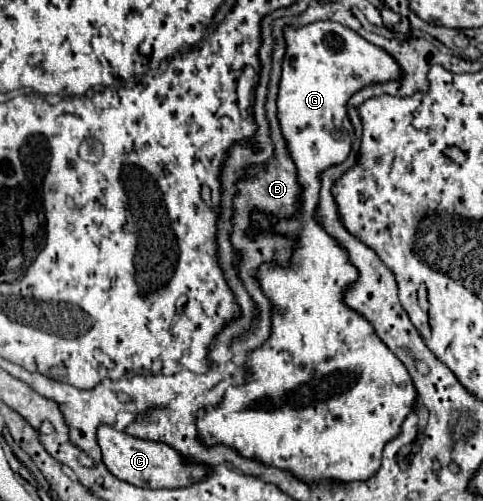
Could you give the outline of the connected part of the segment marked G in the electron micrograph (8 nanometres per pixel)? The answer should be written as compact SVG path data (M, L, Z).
M336 21L286 27L284 35L286 57L278 93L278 119L290 155L298 167L302 201L300 217L276 223L276 231L296 237L298 247L294 249L290 269L274 265L262 265L258 269L260 287L276 307L272 317L272 337L260 349L250 353L250 373L246 383L240 387L228 387L218 407L202 409L198 413L196 427L206 445L230 445L240 455L288 469L306 483L326 479L366 481L378 471L384 445L400 435L404 419L416 409L418 391L408 369L376 335L370 321L344 303L346 289L352 289L358 281L358 269L354 269L348 251L326 233L318 221L316 209L320 201L322 171L346 161L352 149L350 135L354 135L354 127L348 119L350 97L368 85L398 81L404 73L390 53Z

